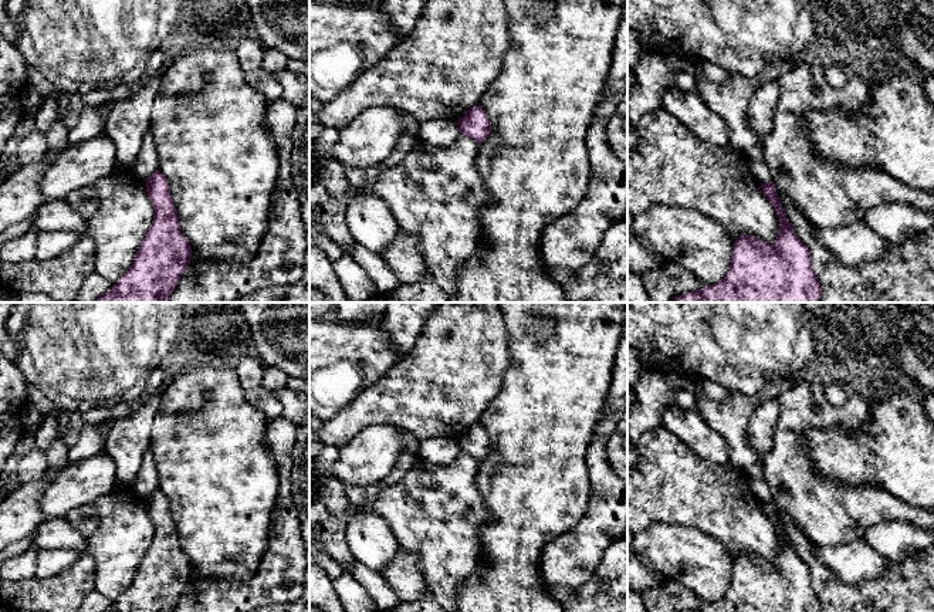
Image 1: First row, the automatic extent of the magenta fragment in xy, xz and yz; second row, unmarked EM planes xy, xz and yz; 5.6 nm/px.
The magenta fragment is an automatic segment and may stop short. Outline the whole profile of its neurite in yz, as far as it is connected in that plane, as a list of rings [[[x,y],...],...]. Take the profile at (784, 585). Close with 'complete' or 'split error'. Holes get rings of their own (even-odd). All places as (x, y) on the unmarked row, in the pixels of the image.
[[[768,500],[761,501],[761,506],[779,537],[776,558],[768,562],[742,551],[734,561],[731,584],[727,594],[717,602],[686,612],[822,612],[819,598],[811,581],[811,569],[789,542],[779,520],[776,504]]]; complete

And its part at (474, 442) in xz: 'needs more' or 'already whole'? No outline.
already whole

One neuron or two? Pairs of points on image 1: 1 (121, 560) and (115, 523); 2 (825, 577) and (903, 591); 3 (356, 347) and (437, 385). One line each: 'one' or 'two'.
1: one
2: one
3: two

